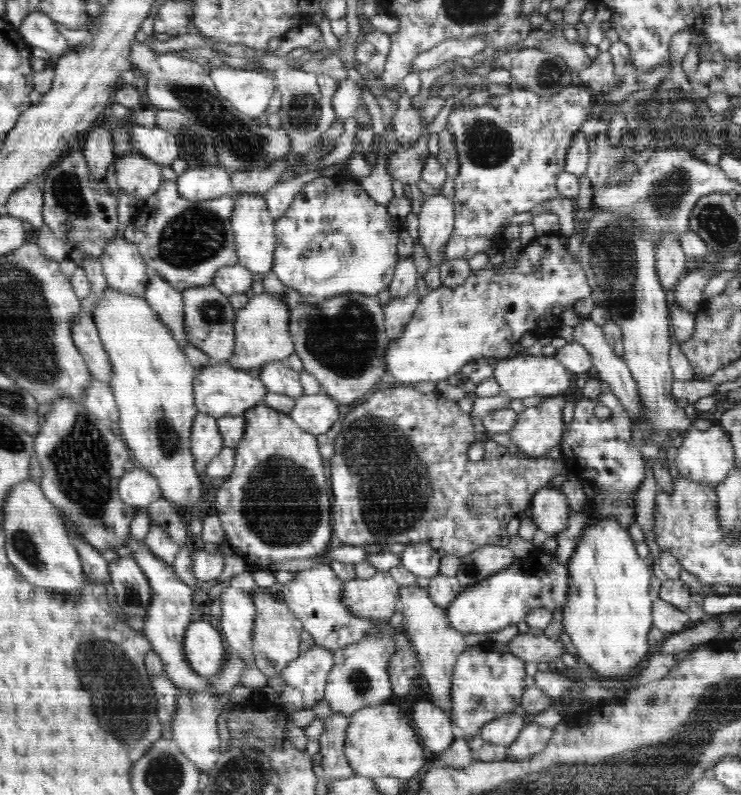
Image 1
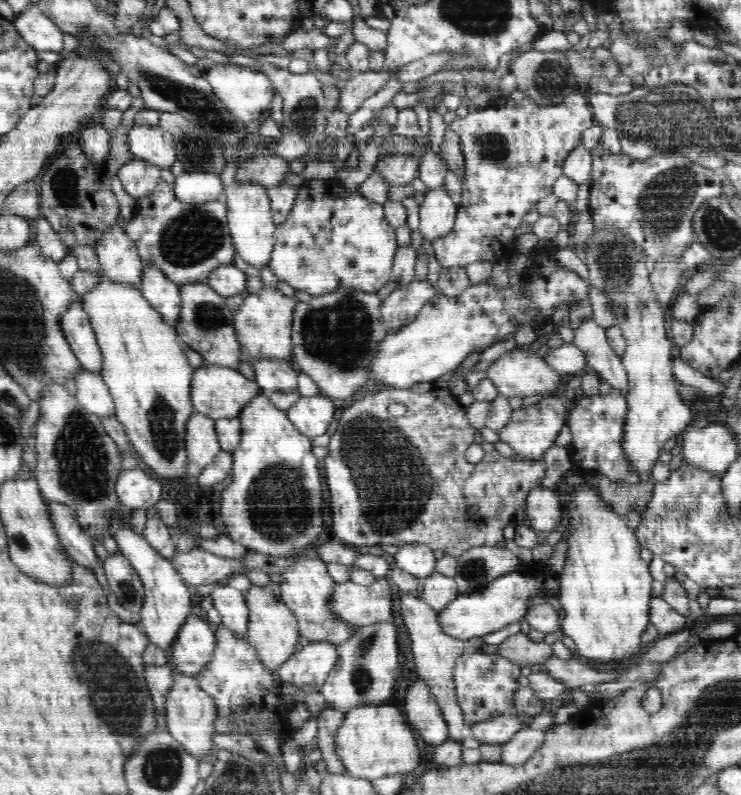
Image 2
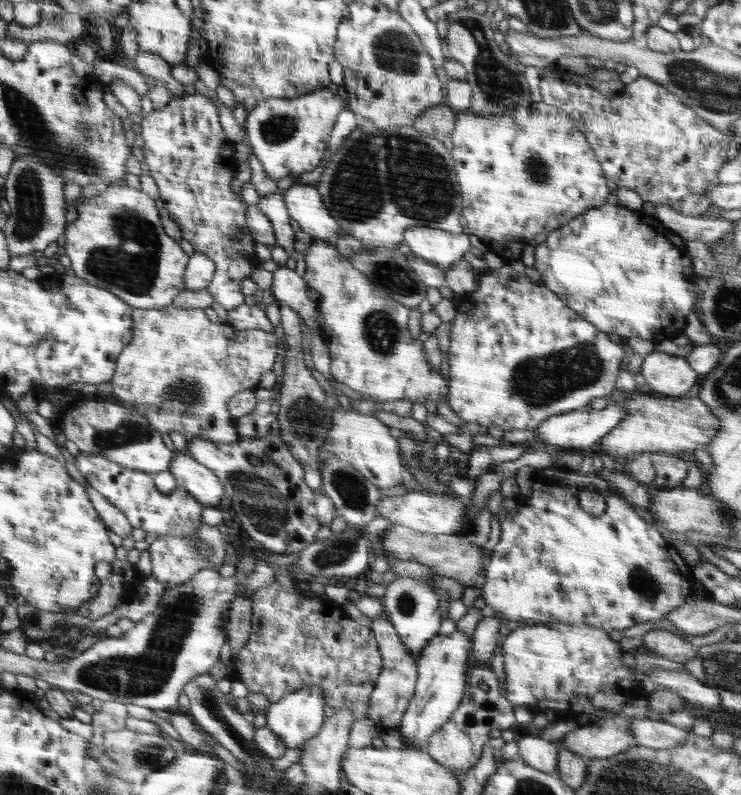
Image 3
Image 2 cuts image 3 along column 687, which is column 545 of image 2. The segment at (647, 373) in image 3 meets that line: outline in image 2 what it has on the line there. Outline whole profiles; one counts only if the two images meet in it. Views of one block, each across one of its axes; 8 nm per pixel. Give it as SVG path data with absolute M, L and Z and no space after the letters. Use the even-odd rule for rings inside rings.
M516 348L500 356L485 371L486 378L490 379L496 387L500 396L510 398L510 396L526 397L543 392L557 391L561 389L568 374L562 374L550 367L540 356L535 356L523 348Z

